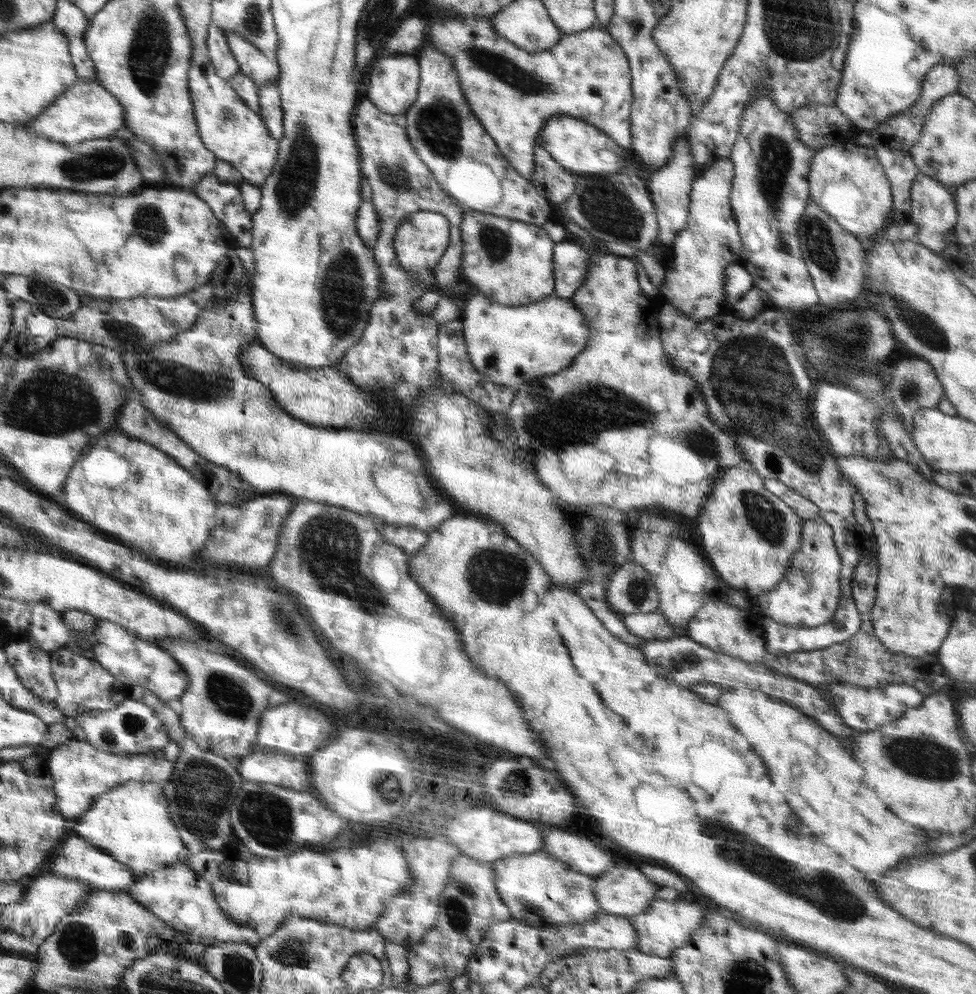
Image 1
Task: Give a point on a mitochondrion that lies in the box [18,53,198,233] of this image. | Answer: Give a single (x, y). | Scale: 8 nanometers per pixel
(102, 163)

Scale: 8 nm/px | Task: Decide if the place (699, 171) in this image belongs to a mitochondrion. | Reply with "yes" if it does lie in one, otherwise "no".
no

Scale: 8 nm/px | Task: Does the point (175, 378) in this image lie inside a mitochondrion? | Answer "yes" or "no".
yes

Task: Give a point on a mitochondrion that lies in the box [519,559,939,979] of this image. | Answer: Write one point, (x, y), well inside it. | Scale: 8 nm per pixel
(828, 892)

